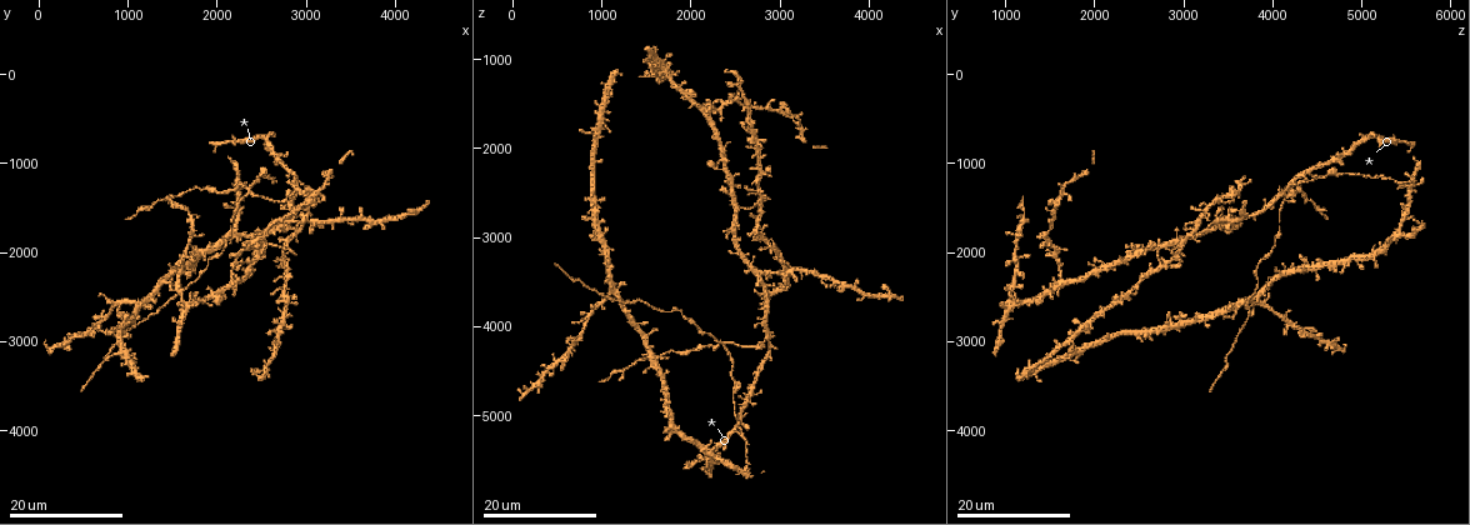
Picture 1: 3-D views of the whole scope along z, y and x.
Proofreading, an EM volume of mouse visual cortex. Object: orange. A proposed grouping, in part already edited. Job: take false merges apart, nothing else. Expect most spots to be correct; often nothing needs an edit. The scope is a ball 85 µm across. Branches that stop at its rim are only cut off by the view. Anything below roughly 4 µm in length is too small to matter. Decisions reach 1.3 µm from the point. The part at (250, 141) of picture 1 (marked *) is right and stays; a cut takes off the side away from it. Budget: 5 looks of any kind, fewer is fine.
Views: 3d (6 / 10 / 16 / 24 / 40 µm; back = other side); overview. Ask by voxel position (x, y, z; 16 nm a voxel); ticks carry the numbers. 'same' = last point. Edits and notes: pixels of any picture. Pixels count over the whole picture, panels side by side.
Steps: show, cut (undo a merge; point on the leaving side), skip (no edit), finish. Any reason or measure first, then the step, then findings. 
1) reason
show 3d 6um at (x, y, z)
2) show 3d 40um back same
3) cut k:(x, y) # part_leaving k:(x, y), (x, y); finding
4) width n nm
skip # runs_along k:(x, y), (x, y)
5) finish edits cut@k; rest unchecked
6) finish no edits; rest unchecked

looks like a crossing
show 3d 16um at (2350, 1300, 4150)

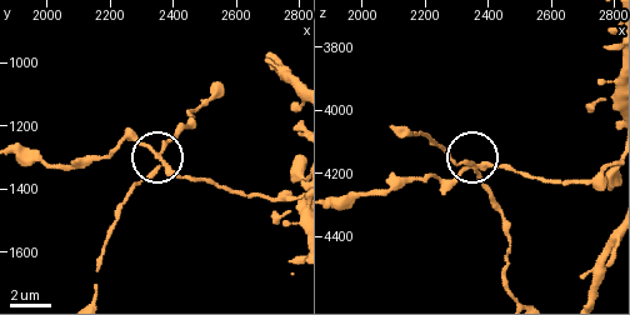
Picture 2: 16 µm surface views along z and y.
show 3d 6um at (2360, 1330, 4170)

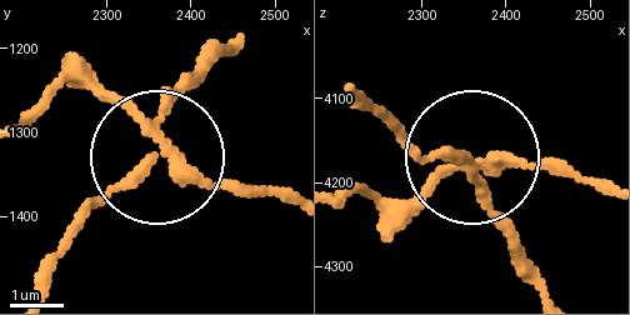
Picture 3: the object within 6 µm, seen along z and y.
cut 3:(223, 188) # part_leaving 3:(469, 170), (393, 198), (339, 198); two neurons meet here

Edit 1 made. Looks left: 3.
redraw
show overview

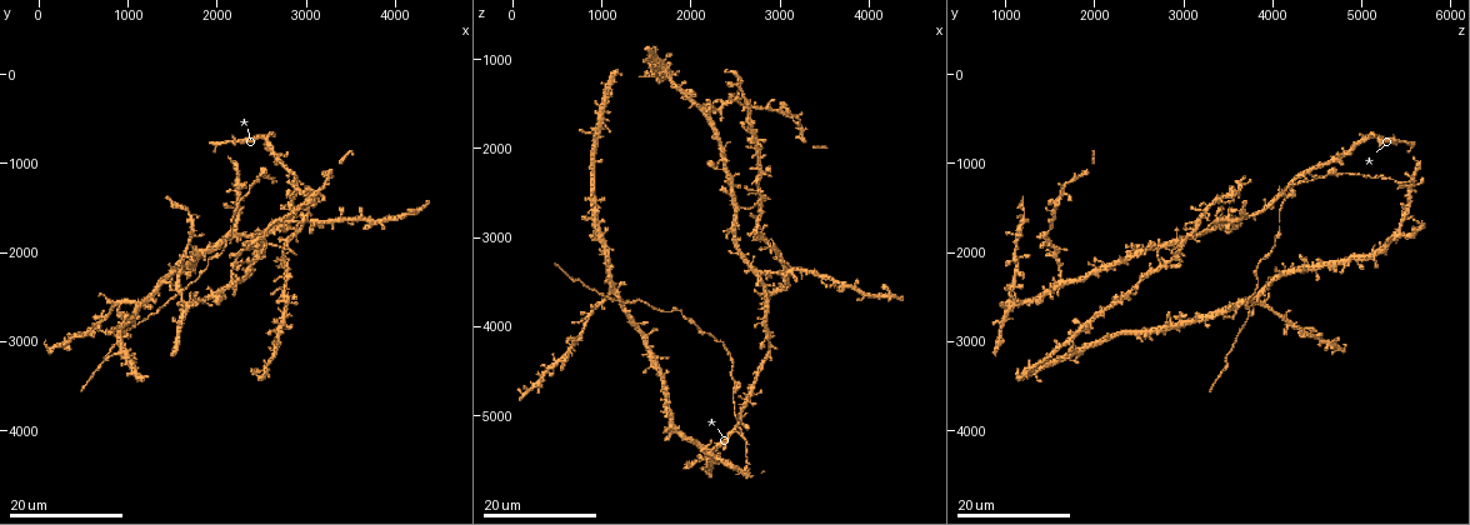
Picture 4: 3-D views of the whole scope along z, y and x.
thick turns thin
show 3d 16um at (1400, 2600, 3700)

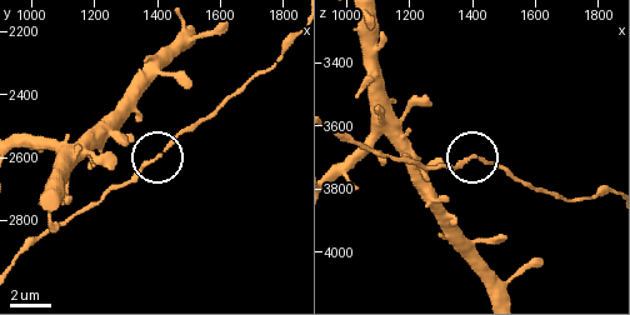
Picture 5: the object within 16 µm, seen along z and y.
closer look
show 3d 6um at (1380, 2620, 3710)

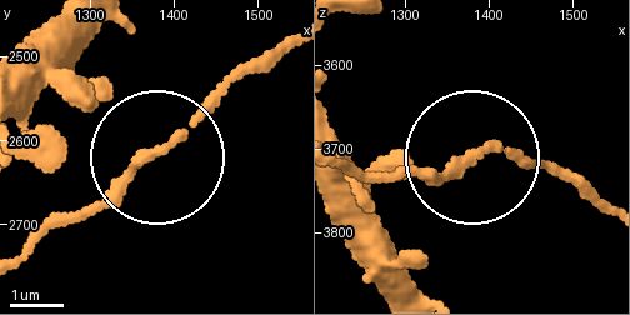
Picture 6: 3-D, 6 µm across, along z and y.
skip # runs_along 6:(283, 39), (175, 141), (45, 231); all the same neuron

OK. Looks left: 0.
finish edits cut@3; rest unchecked

